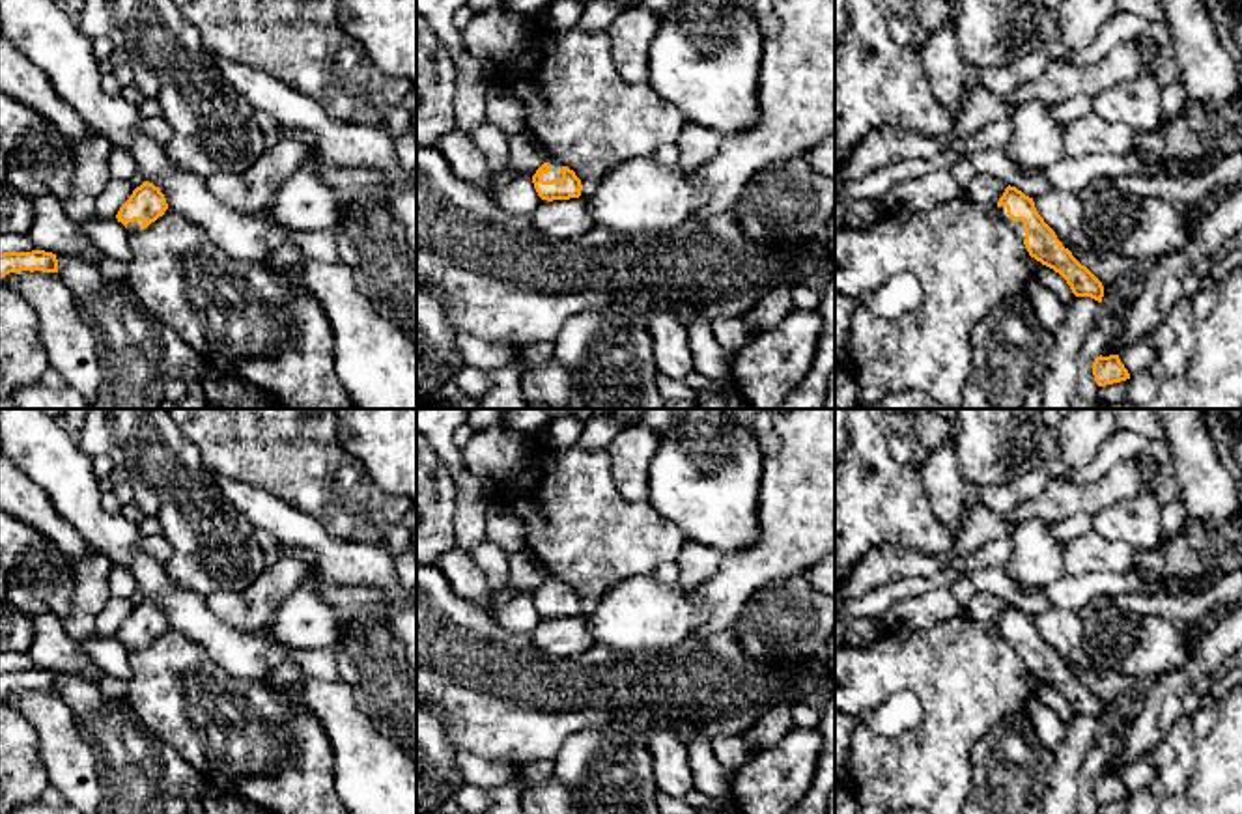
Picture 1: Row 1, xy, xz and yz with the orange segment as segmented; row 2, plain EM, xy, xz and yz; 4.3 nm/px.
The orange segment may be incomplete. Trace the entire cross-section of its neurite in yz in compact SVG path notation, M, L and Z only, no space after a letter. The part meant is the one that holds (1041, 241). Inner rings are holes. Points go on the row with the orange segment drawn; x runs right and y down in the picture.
M1009 185L997 207L1023 241L1031 258L1059 273L1076 297L1091 297L1102 302L1102 282L1063 246L1055 232L1038 215L1033 198Z

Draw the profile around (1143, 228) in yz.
M1124 189L1081 194L1083 232L1094 250L1109 250L1149 265L1184 246L1190 237L1180 209L1156 196Z

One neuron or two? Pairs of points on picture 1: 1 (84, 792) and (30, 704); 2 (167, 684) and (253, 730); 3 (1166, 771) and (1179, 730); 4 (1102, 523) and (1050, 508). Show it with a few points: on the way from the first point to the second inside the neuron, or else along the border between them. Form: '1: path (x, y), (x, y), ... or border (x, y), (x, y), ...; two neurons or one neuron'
1: path (71, 770), (53, 727); one neuron
2: path (187, 701), (213, 723), (232, 730); one neuron
3: path (1173, 762), (1179, 740); one neuron
4: border (1134, 497), (1115, 501), (1093, 516); two neurons

